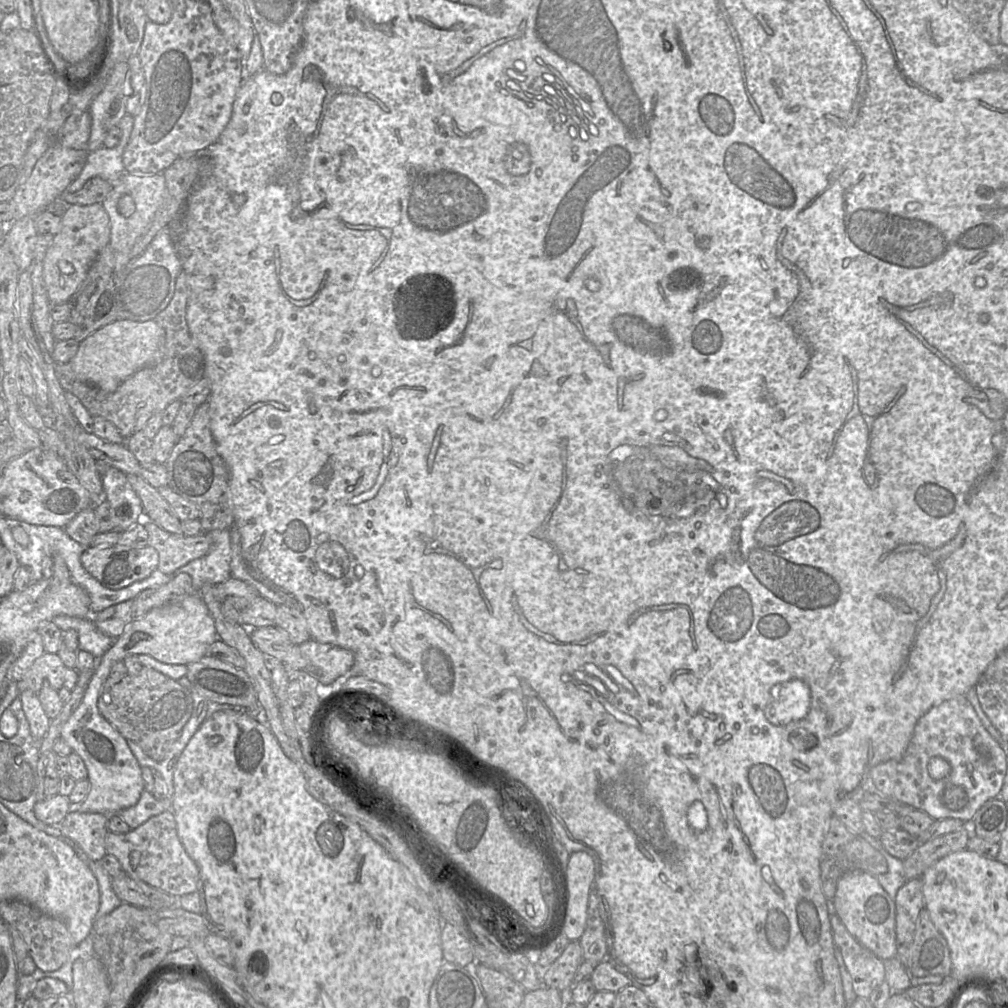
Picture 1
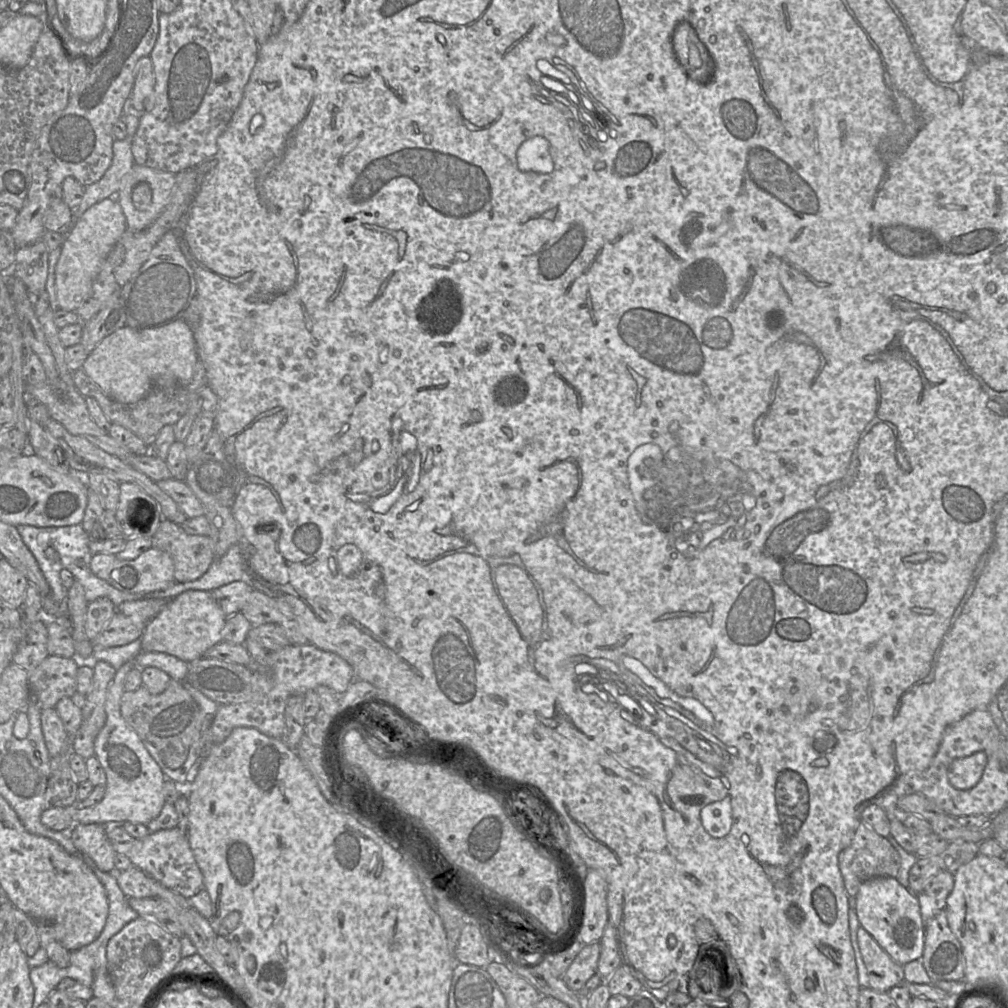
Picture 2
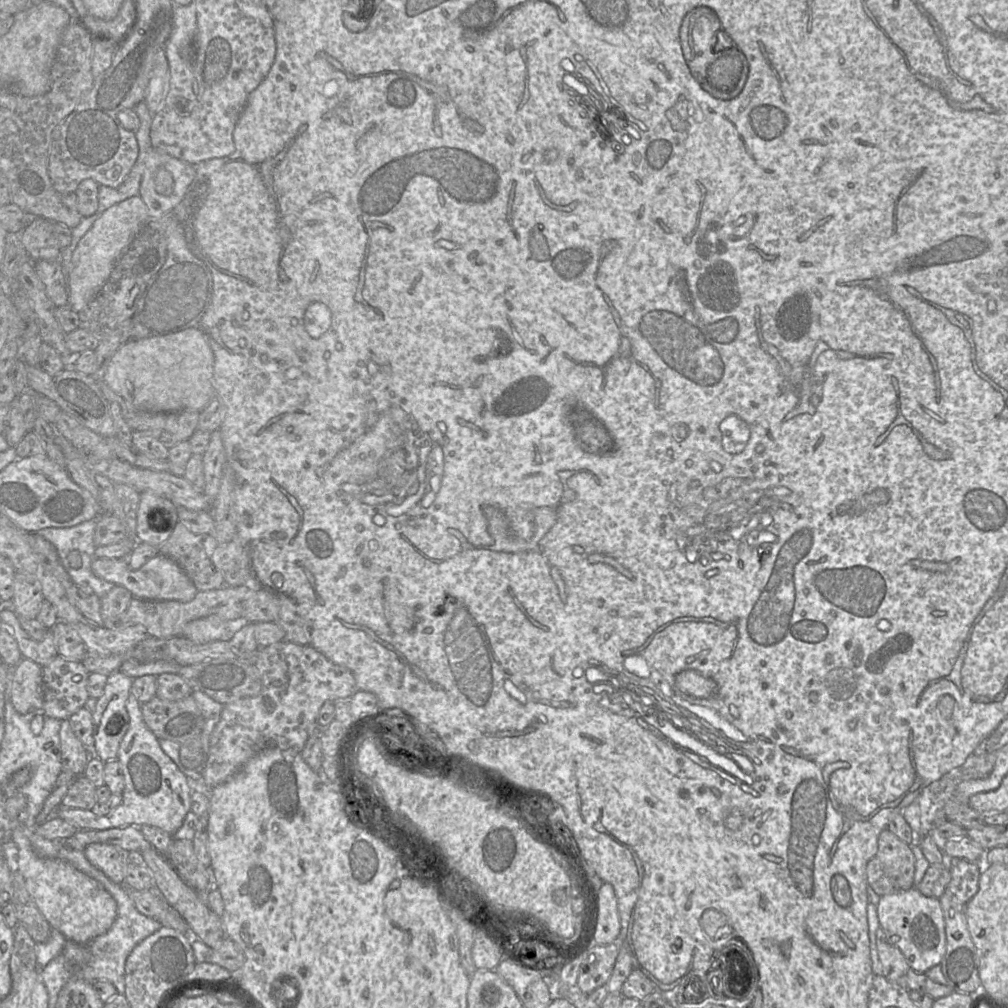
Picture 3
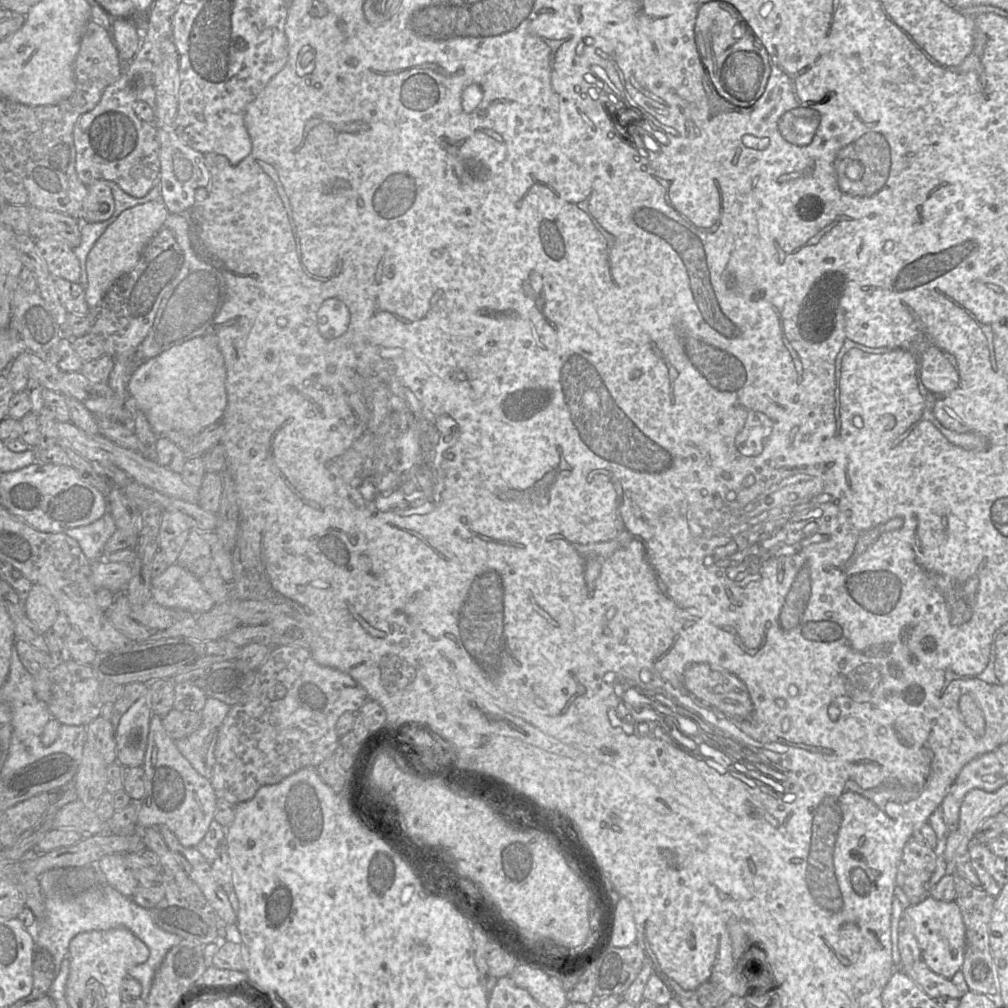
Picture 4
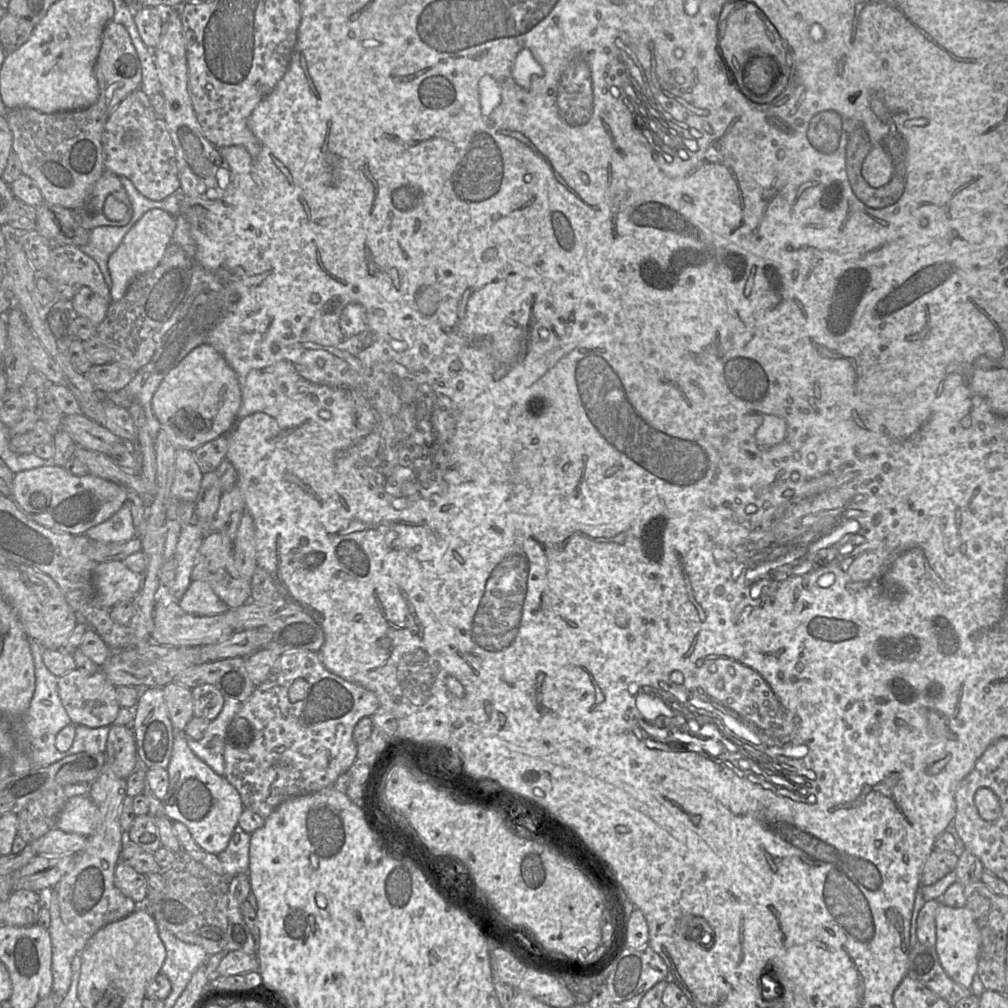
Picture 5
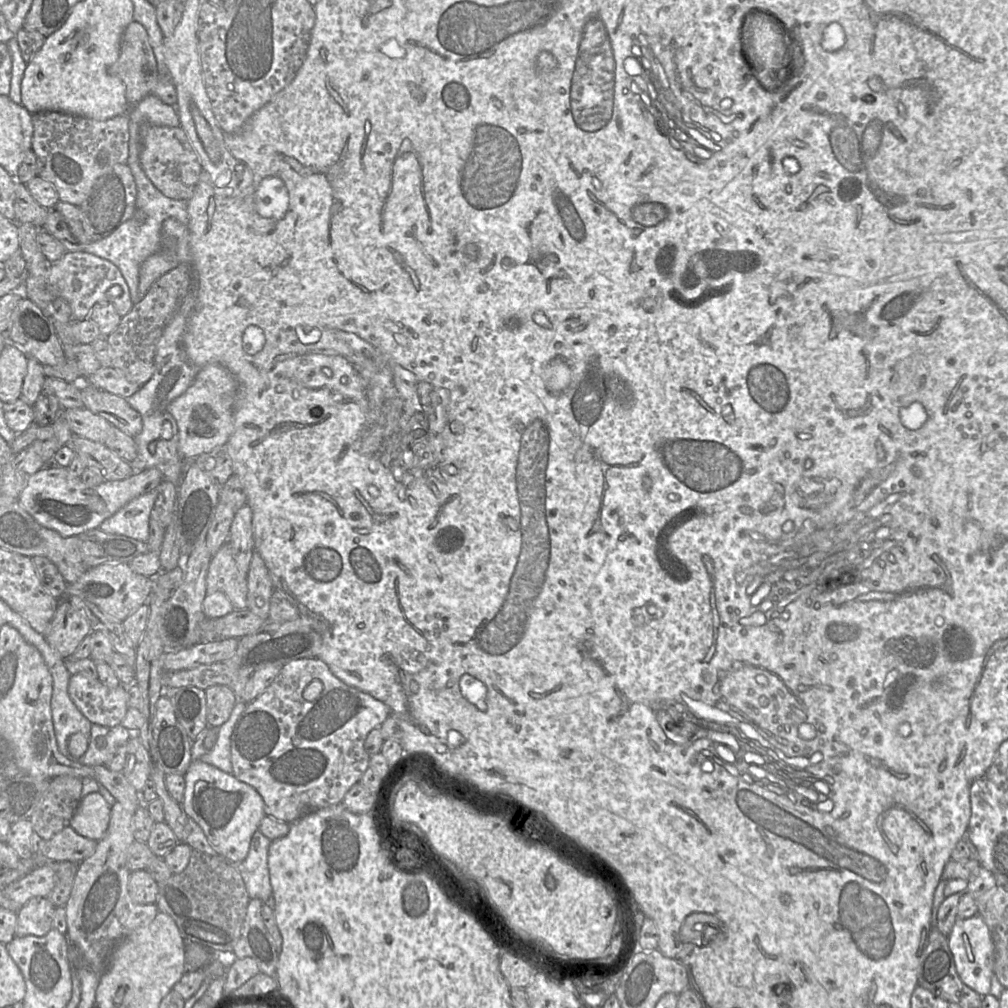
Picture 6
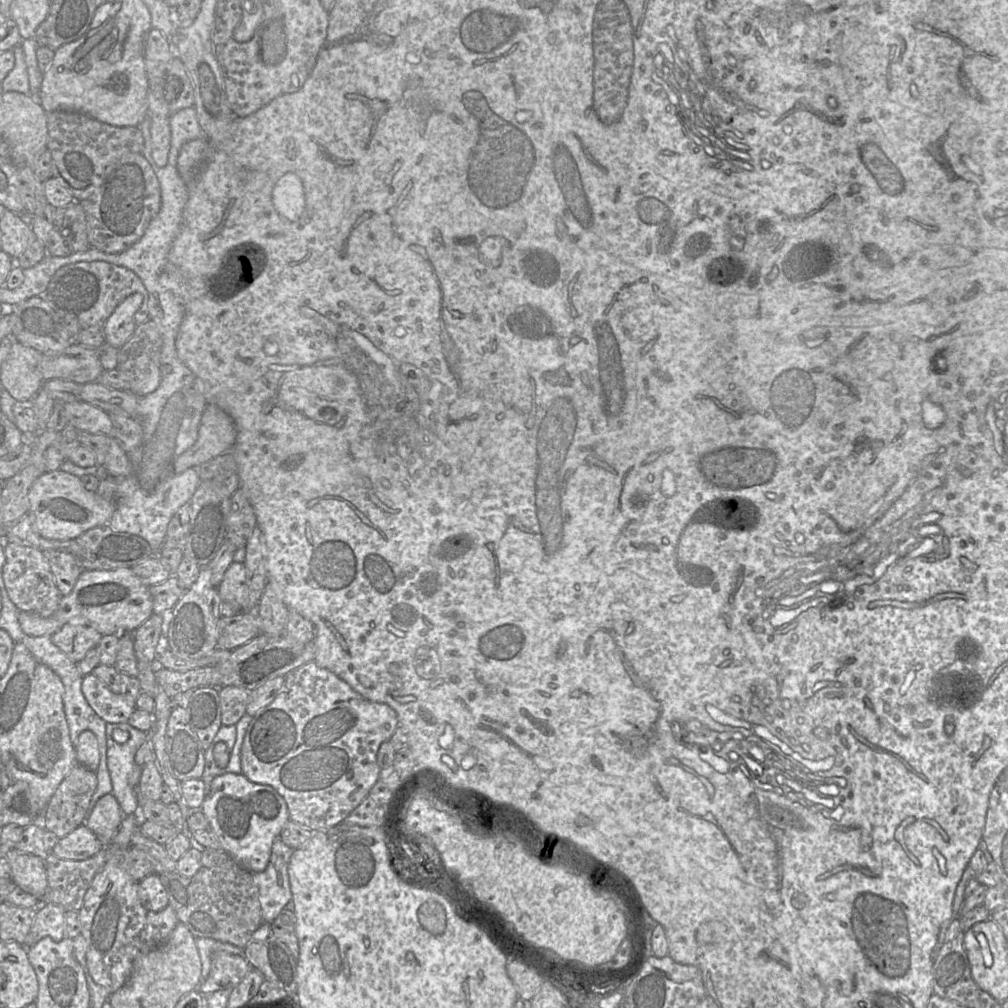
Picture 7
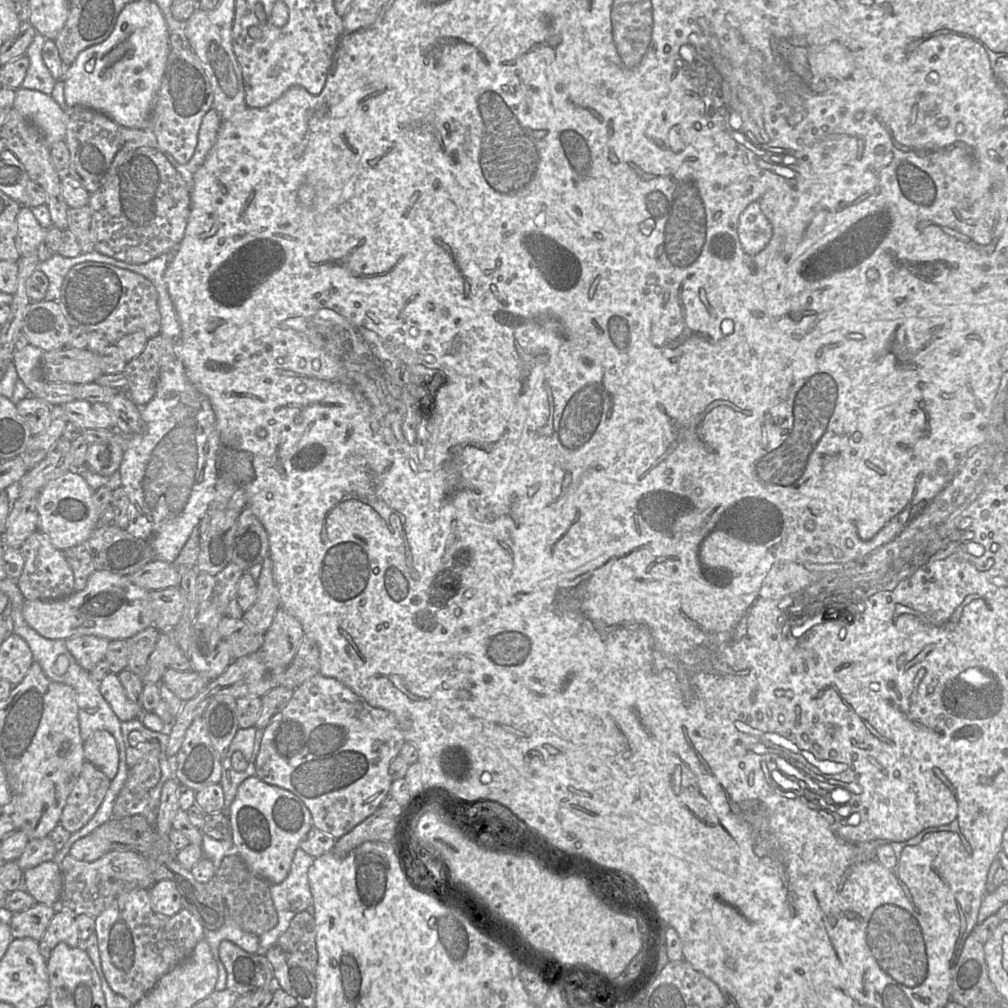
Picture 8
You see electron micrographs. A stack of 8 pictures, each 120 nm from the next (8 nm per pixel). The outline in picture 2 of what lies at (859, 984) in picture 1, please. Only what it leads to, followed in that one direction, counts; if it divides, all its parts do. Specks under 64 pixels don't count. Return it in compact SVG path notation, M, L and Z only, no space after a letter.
M860 927L856 935L867 970L866 988L887 992L904 981L903 966L896 963L865 929Z

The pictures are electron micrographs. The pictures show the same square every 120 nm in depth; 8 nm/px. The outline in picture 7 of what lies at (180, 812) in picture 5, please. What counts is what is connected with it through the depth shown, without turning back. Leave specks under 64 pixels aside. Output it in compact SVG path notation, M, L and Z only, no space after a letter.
M243 774L218 775L207 780L206 784L207 793L199 810L208 819L220 849L250 873L264 871L274 841L290 820L285 800L273 787L254 783Z

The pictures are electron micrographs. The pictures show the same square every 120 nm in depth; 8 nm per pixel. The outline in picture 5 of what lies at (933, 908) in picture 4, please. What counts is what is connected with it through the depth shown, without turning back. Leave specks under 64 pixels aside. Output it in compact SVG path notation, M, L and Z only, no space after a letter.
M940 904L936 909L935 925L934 947L944 971L954 982L970 988L977 972L981 948L981 933L972 911L966 907L953 908Z

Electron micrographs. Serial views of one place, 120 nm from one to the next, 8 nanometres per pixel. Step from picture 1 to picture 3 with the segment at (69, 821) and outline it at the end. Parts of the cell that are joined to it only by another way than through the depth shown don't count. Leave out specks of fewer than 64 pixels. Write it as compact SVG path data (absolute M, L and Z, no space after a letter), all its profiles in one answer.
M92 843L83 853L96 868L101 870L110 880L123 885L126 868L127 853L122 852L114 845L104 843Z

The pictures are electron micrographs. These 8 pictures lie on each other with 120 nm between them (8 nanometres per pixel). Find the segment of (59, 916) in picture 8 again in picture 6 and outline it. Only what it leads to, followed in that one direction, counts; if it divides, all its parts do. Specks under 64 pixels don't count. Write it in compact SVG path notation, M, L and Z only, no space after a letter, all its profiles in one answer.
M48 898L30 899L17 912L16 936L45 936L53 929L55 909Z

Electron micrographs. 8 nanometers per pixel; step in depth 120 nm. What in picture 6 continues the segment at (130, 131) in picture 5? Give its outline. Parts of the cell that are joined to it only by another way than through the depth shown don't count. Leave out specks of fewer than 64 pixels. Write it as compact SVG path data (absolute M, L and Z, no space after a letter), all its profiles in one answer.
M142 124L137 128L139 163L146 177L166 197L189 200L203 170L198 156L181 127Z

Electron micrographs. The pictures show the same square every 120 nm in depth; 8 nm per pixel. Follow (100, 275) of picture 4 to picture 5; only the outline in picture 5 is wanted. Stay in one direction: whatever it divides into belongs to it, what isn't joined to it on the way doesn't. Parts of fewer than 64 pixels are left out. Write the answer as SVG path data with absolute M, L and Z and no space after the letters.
M154 208L145 212L130 228L107 263L111 278L110 297L112 301L121 299L129 283L138 275L153 270L161 261L167 246L172 242L175 217L165 210Z

